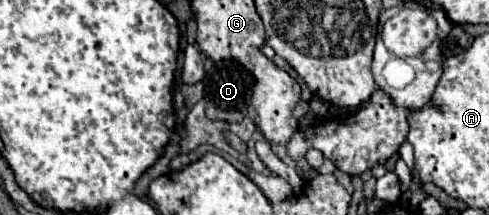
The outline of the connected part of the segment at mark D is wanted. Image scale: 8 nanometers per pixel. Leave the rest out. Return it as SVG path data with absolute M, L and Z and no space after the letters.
M215 62L209 66L205 78L207 116L211 120L225 120L229 124L241 122L247 116L251 102L253 78L237 62Z

